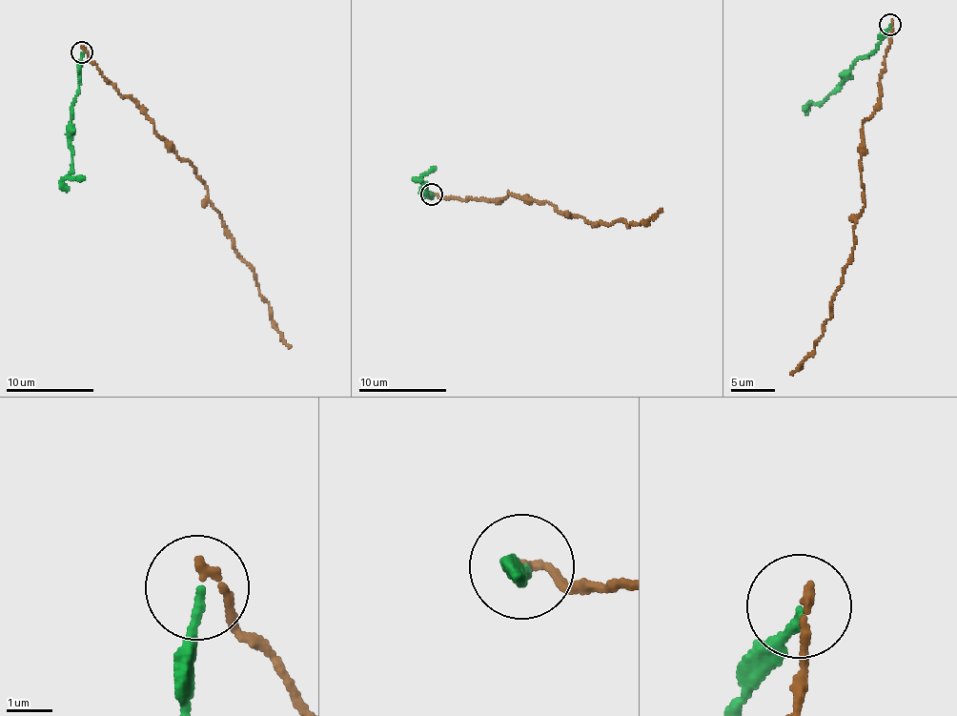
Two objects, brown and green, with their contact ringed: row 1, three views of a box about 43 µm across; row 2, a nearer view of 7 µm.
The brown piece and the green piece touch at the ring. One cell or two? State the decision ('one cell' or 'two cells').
two cells

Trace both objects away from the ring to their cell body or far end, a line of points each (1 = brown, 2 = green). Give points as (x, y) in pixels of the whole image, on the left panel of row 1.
1: (83, 51), (169, 147), (190, 162), (224, 232), (254, 272), (270, 319), (291, 346)
2: (81, 52), (80, 83), (72, 106), (72, 165), (68, 175), (85, 177)

